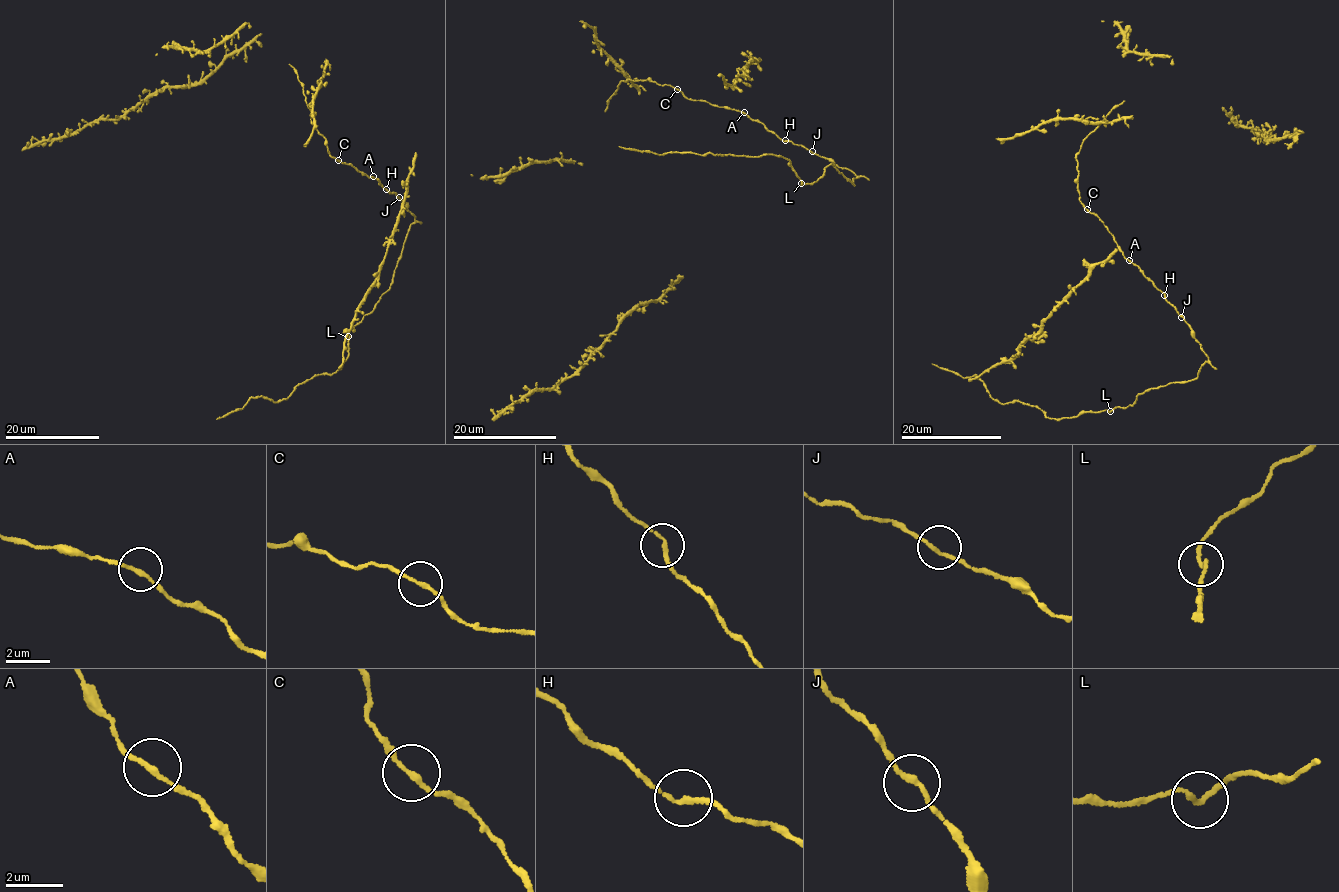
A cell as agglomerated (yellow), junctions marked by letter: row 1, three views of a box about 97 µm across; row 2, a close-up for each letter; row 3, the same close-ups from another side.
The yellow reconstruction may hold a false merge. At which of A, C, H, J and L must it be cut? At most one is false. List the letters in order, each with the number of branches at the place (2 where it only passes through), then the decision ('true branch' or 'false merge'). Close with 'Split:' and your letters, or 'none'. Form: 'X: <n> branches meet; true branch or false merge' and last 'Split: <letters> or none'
A: 2 branches meet; true branch
C: 2 branches meet; true branch
H: 2 branches meet; true branch
J: 2 branches meet; true branch
L: 2 branches meet; true branch
Split: none

